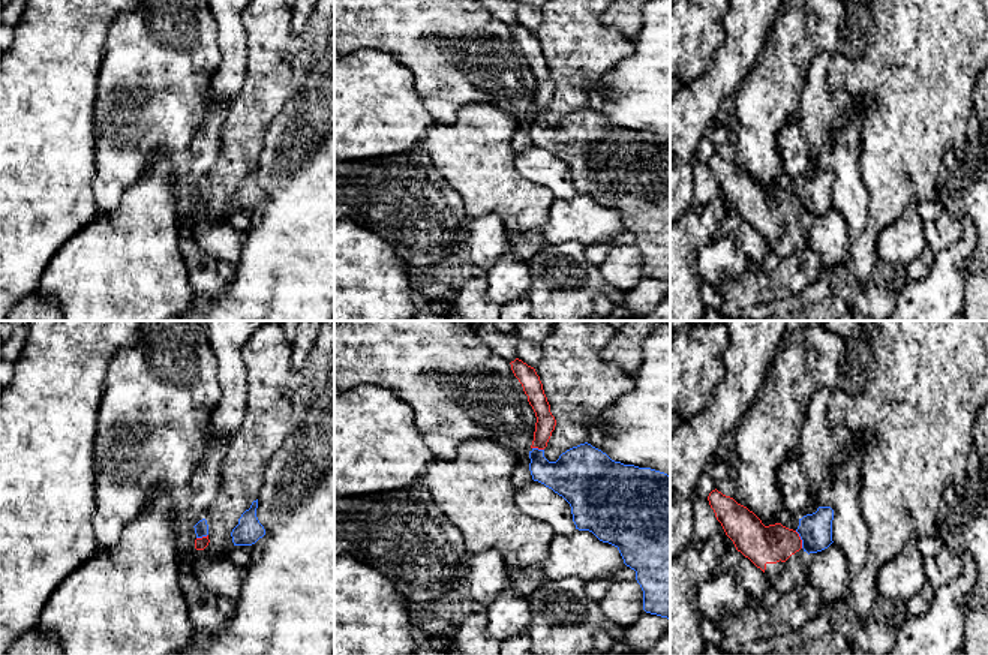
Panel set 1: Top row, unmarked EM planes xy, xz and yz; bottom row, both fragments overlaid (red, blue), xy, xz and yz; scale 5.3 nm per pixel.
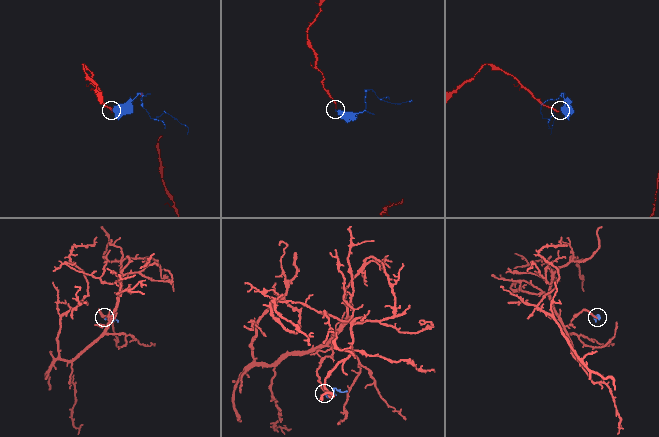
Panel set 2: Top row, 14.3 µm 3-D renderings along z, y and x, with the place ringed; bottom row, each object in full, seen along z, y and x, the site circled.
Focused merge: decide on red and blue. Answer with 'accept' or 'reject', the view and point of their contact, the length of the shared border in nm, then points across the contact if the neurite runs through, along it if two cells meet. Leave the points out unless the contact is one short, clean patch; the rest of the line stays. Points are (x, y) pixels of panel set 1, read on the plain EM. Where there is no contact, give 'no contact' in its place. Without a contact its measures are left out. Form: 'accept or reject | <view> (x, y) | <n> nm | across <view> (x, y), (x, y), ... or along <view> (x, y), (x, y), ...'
reject | yz (801, 204) | 100 nm | along yz (795, 195), (802, 212)

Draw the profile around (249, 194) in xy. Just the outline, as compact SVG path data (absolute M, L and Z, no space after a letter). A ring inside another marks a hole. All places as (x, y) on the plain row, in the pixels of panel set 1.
M258 163L238 183L238 189L231 196L234 210L252 210L265 199L265 193L256 181L256 172Z

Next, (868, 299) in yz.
M868 280L849 289L844 307L874 321L888 321L895 309L895 295L892 288Z

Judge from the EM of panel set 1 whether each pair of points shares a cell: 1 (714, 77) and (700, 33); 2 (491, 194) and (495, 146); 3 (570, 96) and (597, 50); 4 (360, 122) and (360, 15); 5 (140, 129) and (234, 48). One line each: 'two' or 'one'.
1: two
2: one
3: one
4: two
5: two

